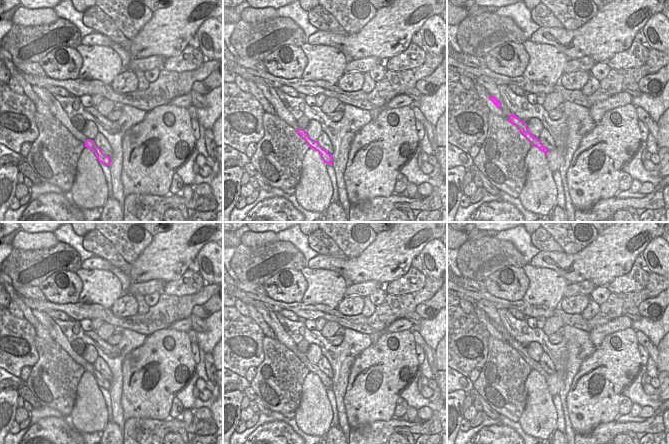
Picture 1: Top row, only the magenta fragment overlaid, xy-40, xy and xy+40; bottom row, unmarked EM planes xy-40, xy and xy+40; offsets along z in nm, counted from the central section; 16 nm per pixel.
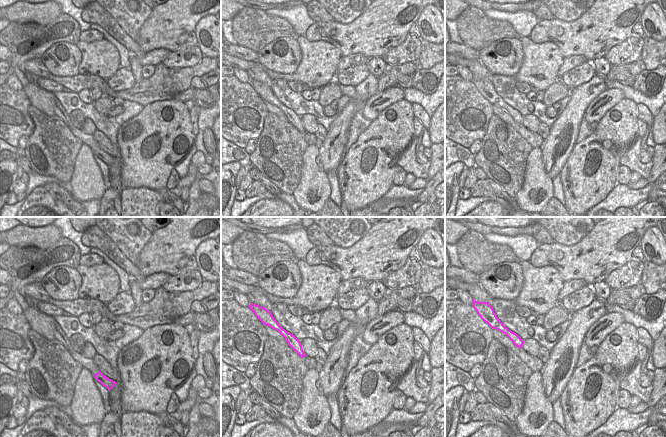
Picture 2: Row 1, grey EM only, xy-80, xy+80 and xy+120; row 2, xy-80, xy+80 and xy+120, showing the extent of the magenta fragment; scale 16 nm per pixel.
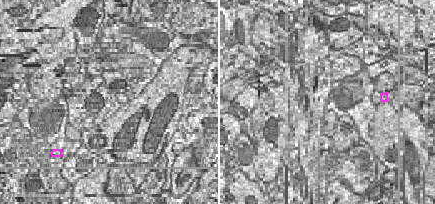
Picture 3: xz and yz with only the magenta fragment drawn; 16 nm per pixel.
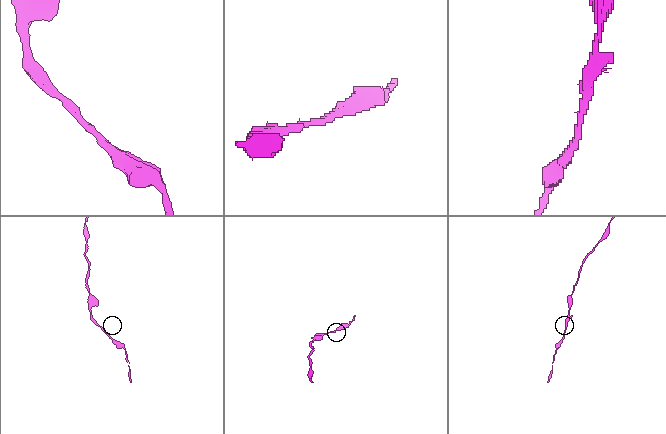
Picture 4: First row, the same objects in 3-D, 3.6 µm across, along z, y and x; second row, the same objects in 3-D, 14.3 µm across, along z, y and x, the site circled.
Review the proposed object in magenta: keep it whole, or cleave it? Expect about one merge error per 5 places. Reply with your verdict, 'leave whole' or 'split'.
leave whole

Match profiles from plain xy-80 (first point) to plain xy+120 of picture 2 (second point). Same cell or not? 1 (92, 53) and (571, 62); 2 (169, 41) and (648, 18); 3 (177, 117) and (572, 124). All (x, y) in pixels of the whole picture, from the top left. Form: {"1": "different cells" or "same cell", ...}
{"1": "different cells", "2": "different cells", "3": "different cells"}

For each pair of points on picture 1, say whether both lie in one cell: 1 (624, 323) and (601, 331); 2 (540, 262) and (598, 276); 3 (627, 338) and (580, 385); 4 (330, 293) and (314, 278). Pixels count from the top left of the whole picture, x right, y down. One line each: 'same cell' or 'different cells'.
1: same cell
2: same cell
3: same cell
4: same cell

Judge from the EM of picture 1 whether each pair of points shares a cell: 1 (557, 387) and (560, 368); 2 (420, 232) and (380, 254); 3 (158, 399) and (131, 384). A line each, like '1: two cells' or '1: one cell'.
1: one cell
2: one cell
3: one cell

